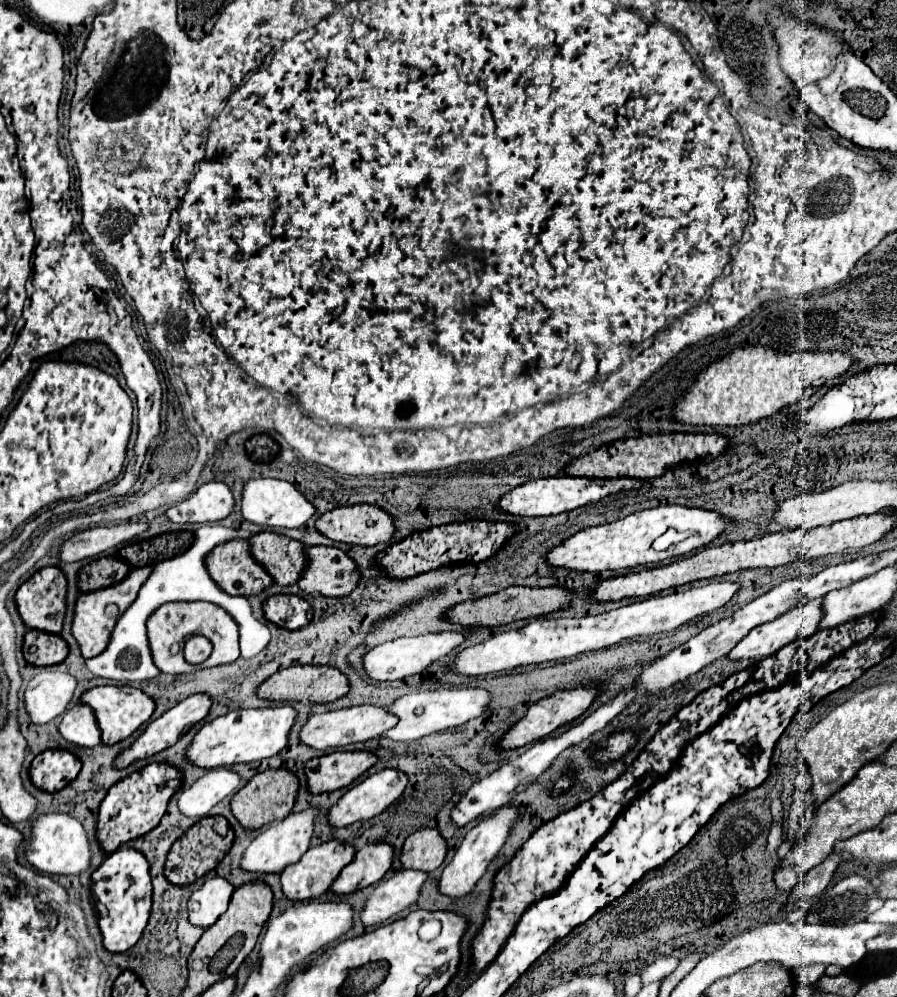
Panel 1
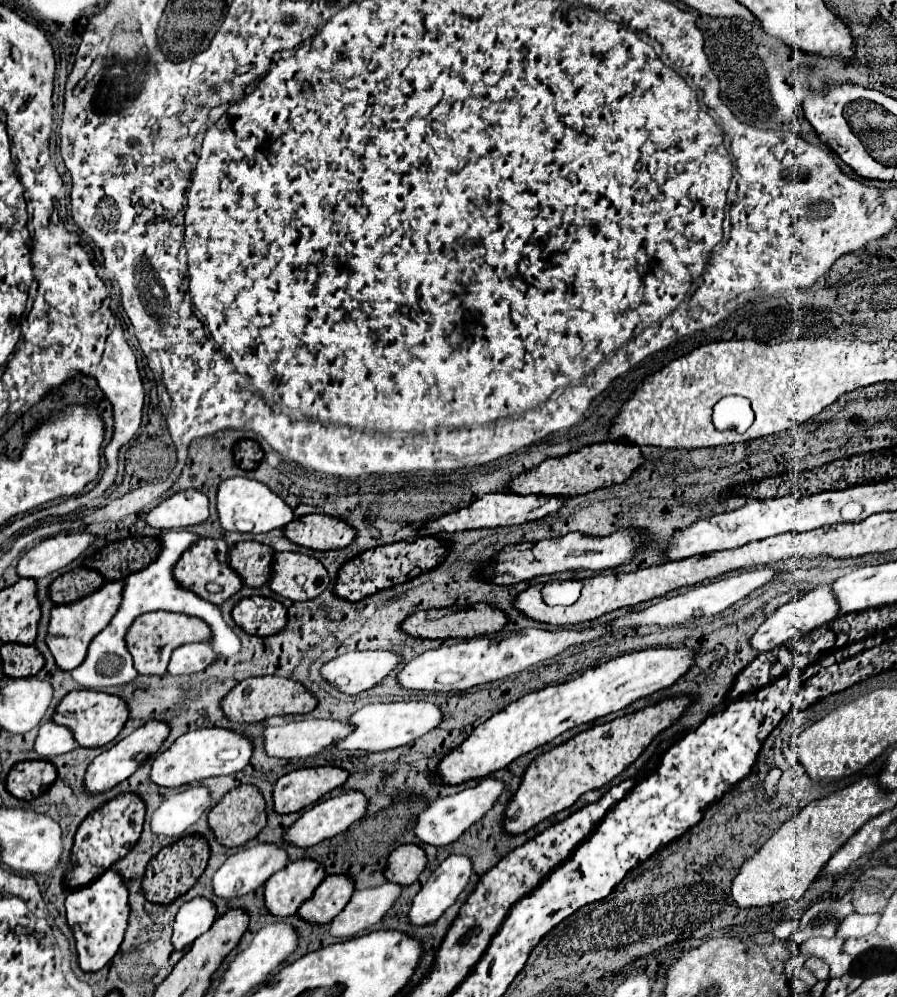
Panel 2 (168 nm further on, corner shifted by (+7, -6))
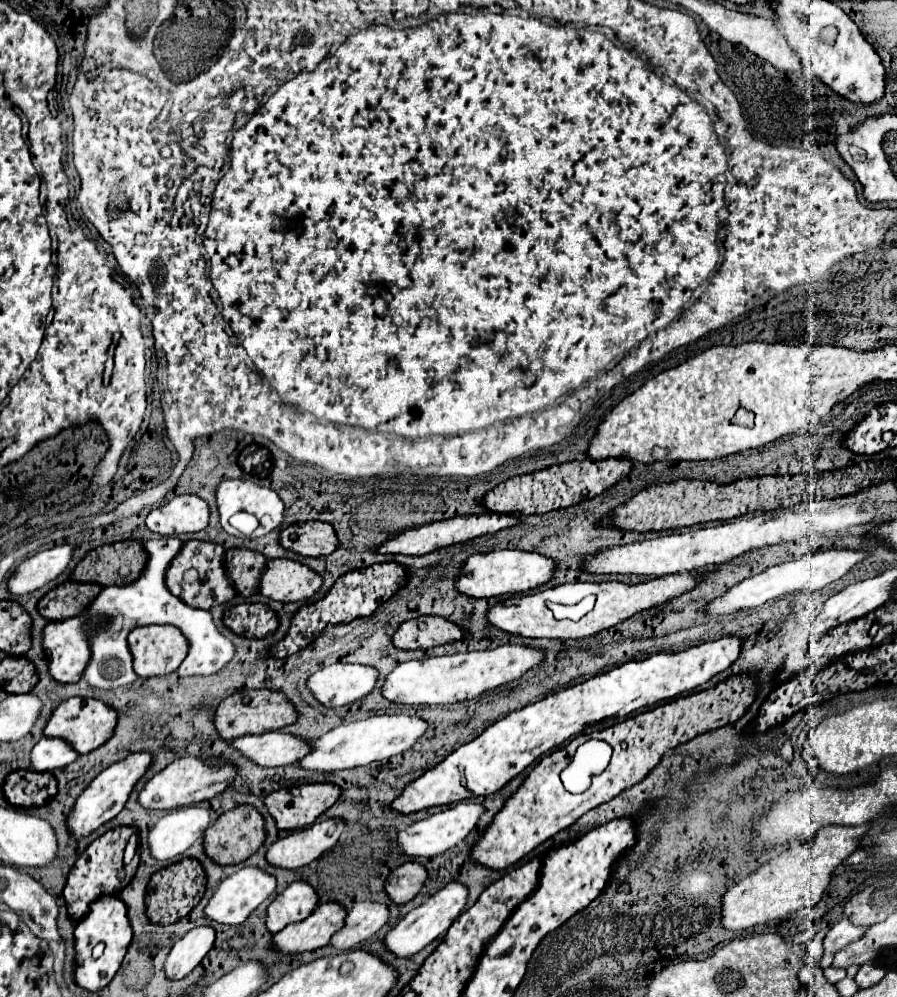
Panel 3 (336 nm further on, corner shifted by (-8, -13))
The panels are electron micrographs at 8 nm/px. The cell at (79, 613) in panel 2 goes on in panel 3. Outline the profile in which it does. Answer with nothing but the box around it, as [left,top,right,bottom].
[44,614,90,684]

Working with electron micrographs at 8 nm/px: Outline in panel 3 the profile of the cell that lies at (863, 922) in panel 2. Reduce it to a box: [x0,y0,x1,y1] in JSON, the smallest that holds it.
[820,918,868,968]

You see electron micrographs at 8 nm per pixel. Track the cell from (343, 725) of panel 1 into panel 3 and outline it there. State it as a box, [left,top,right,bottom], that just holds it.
[234,730,312,768]

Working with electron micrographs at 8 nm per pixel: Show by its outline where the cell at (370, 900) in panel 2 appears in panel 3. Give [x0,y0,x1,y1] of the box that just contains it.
[330,900,390,950]

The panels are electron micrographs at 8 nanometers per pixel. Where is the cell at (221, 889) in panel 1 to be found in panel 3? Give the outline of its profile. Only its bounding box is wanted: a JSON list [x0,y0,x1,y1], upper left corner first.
[166,926,216,978]

